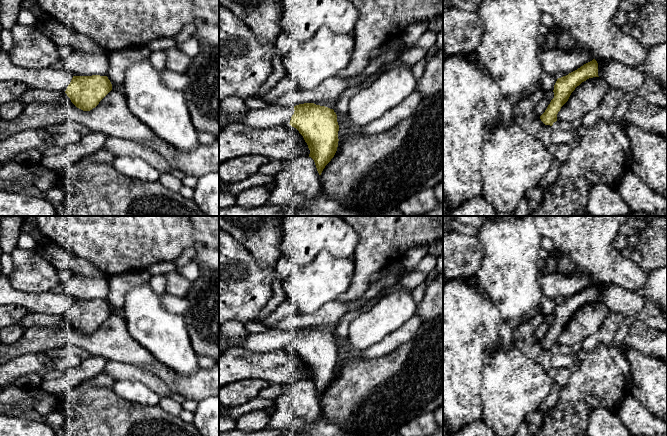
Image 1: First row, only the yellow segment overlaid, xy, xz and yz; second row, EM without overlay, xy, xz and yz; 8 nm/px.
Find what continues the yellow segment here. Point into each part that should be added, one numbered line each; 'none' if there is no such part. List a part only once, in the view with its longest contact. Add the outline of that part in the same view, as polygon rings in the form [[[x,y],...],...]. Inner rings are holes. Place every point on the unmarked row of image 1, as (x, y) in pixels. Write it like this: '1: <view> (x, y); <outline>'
1: xz (272, 339); [[[268,328],[261,333],[249,332],[237,345],[232,345],[229,340],[219,337],[219,355],[232,347],[239,347],[256,353],[289,348],[294,335],[294,330]]]

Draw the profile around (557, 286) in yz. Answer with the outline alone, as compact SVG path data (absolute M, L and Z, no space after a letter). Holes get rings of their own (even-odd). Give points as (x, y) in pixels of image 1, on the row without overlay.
M555 271L539 276L541 293L555 302L561 302L594 283L586 274L561 274Z

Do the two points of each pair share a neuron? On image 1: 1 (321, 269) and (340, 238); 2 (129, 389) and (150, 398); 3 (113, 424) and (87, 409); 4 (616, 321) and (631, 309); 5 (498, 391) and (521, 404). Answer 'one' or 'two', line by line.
1: two
2: one
3: one
4: two
5: one

